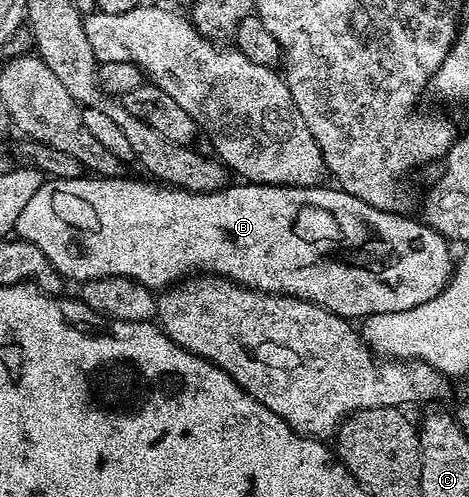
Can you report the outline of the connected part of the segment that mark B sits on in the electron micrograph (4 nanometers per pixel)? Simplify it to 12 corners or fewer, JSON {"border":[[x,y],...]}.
{"border":[[47,179],[19,237],[67,281],[225,276],[365,318],[445,236],[337,186]]}

